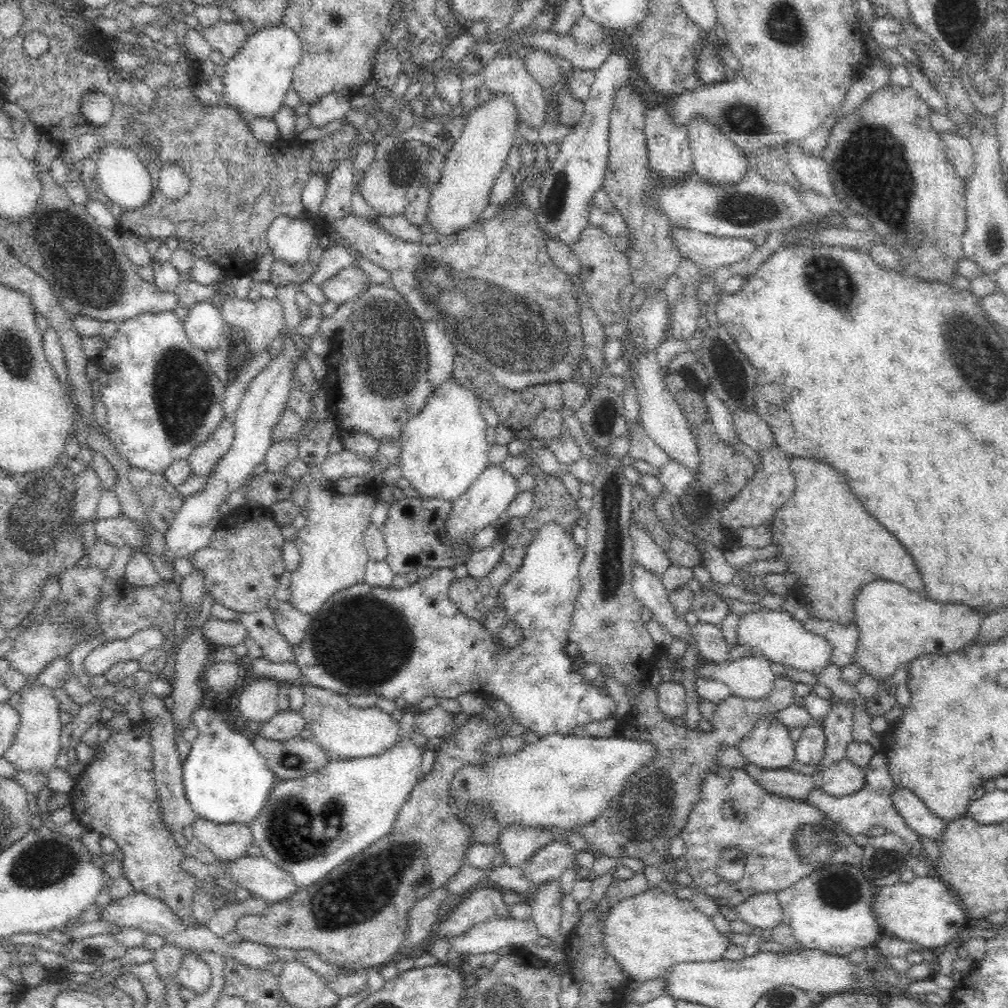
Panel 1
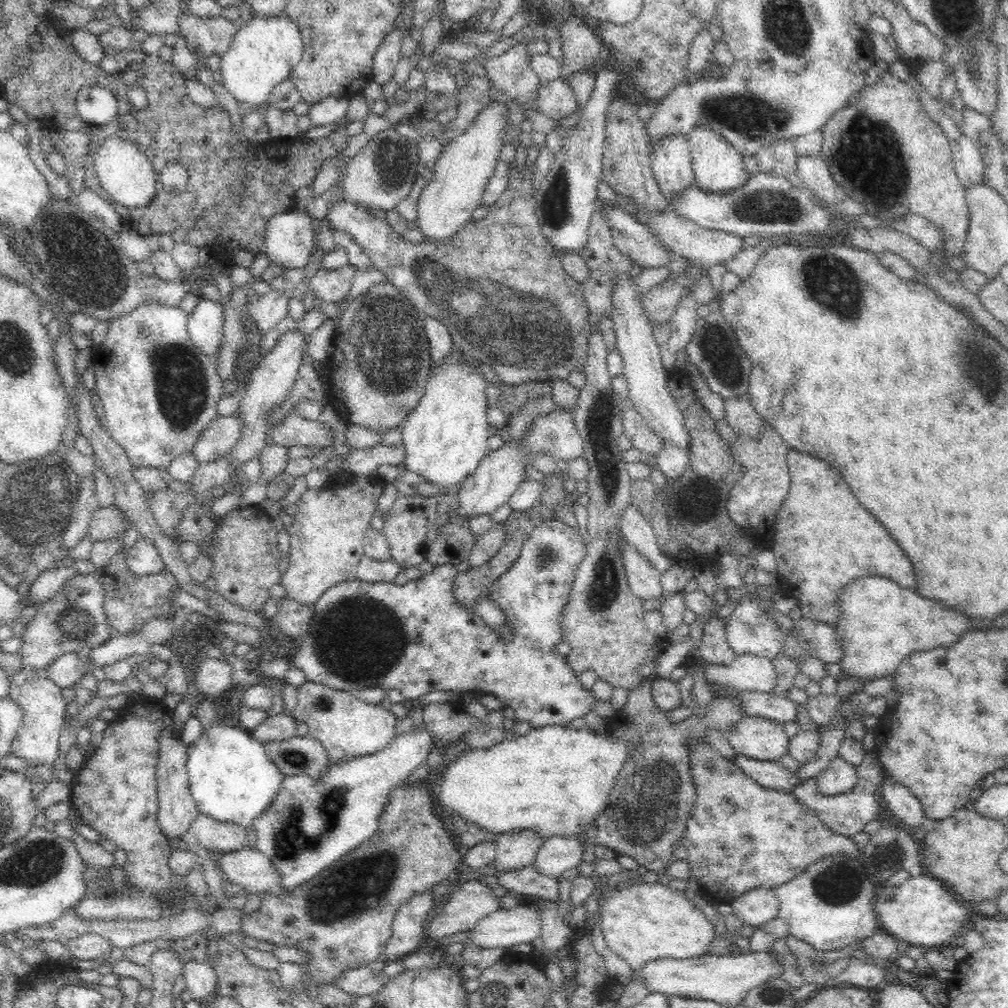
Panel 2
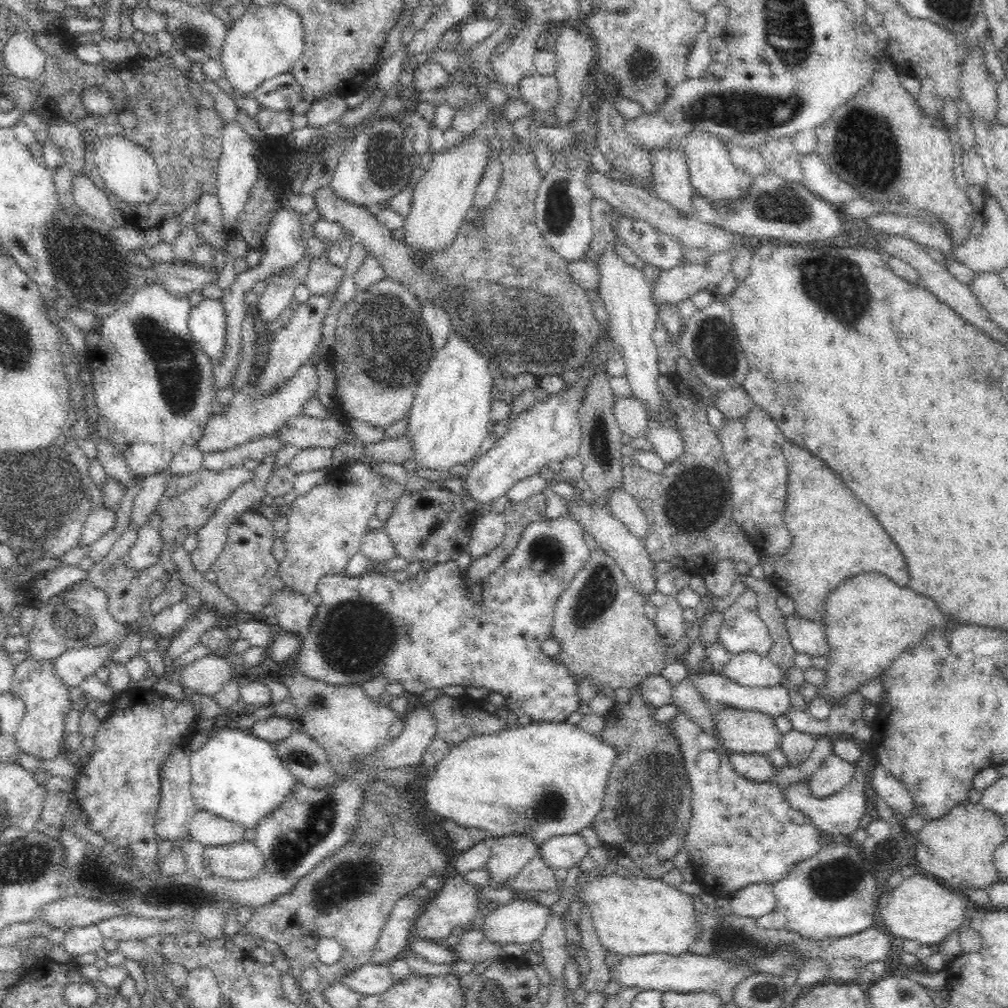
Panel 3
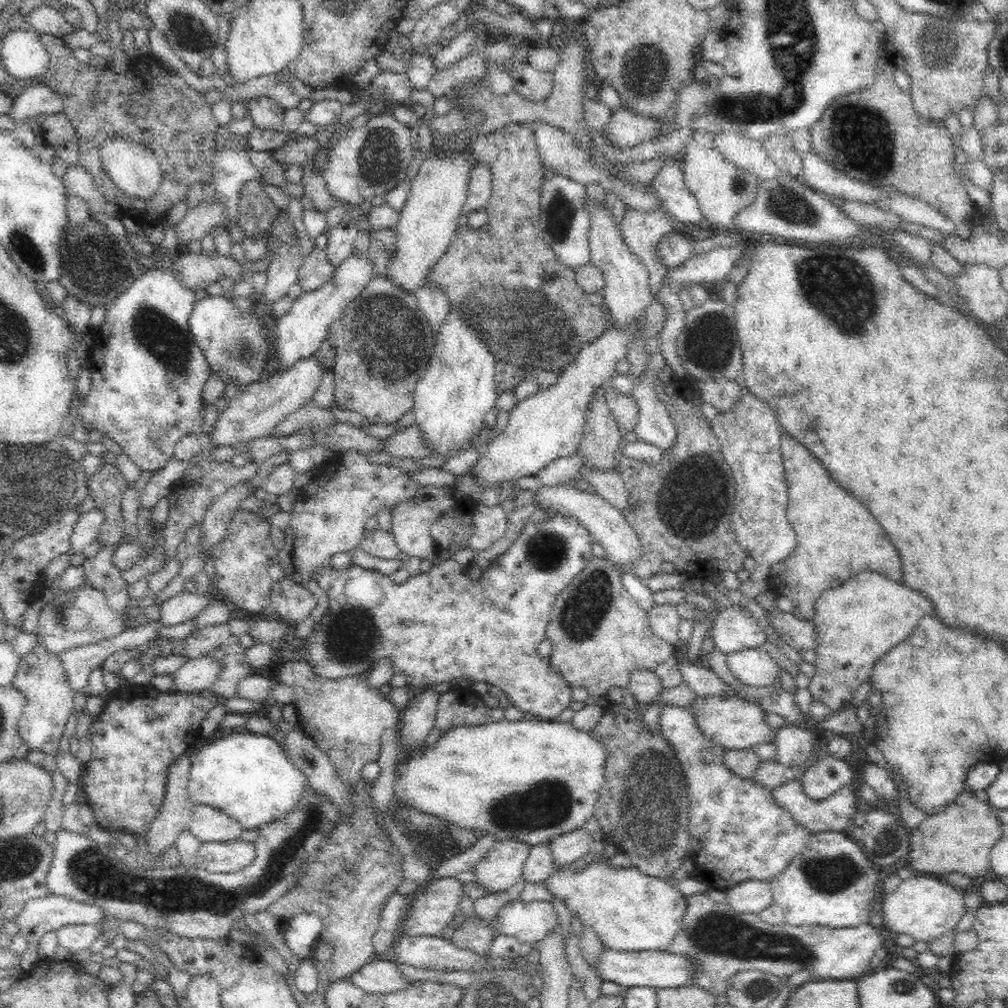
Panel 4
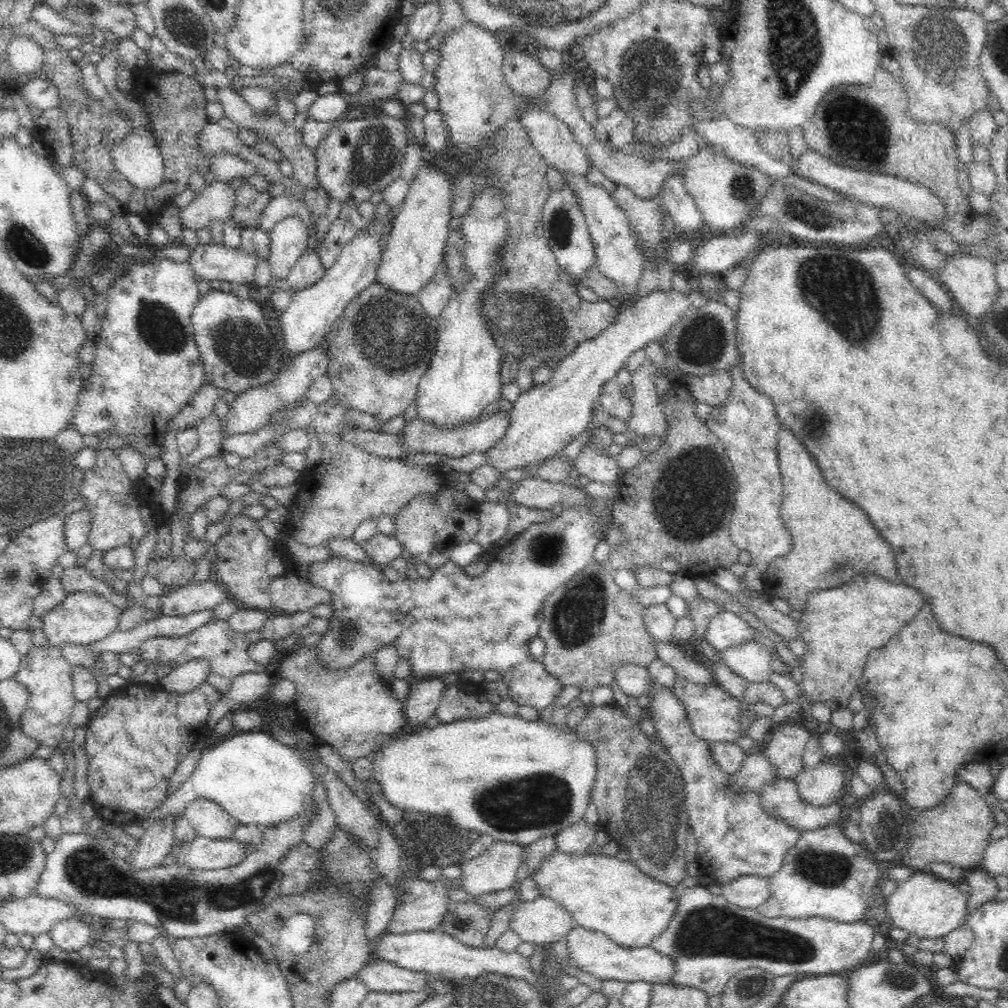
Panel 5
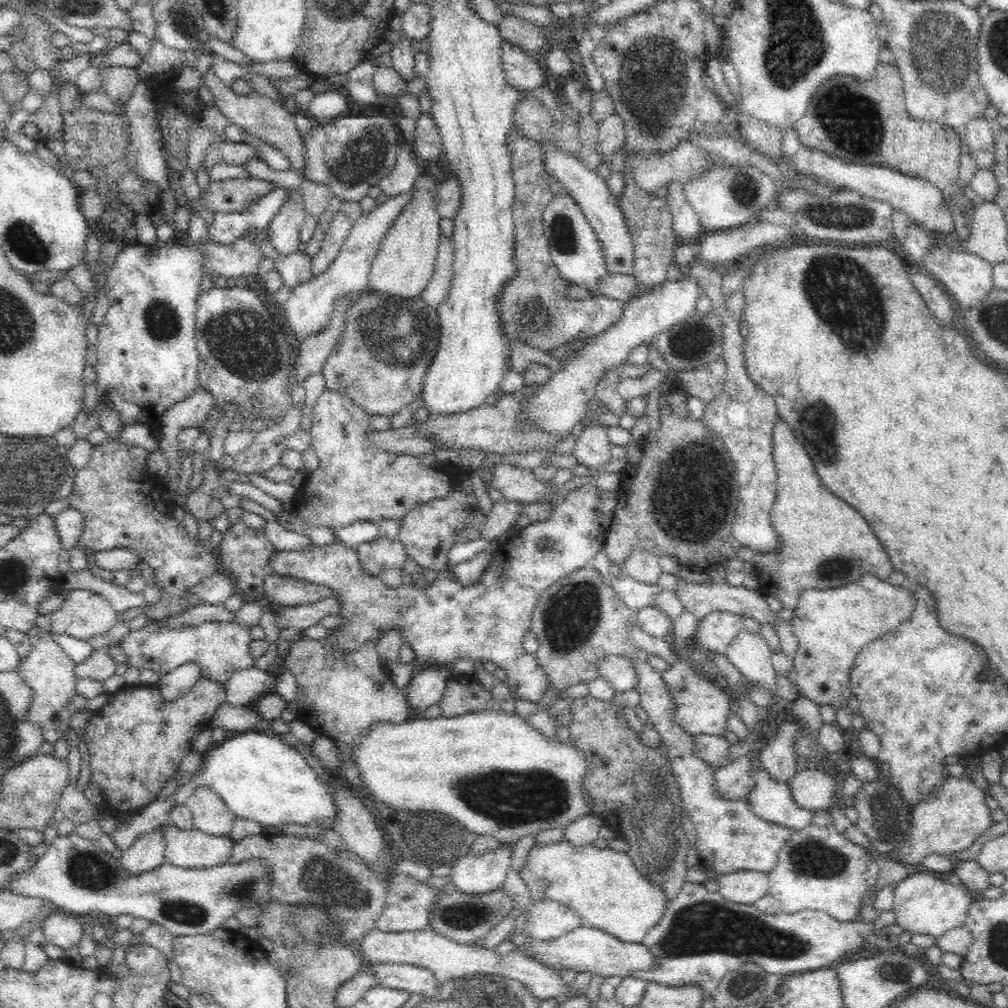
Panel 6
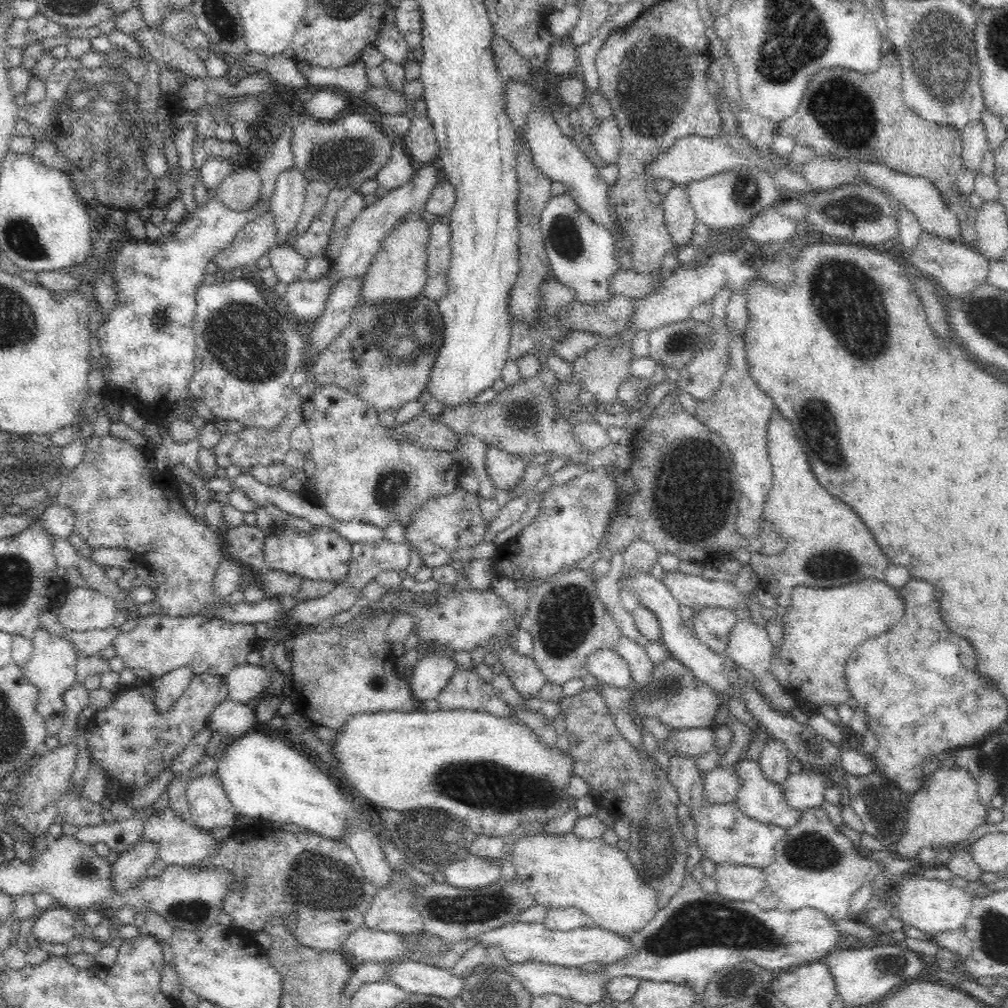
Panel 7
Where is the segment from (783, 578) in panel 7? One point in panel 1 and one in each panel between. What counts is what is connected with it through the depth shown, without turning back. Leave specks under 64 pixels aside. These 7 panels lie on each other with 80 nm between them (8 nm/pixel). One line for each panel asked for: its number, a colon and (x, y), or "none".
1: (836, 548)
2: (824, 541)
3: (833, 537)
4: (837, 538)
5: (834, 541)
6: (827, 544)

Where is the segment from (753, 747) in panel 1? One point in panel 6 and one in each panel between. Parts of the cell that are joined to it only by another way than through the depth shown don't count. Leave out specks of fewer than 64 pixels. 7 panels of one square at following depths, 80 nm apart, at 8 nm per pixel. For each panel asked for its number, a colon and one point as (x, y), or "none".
2: (758, 738)
3: (741, 731)
4: (732, 723)
5: (715, 716)
6: (702, 709)

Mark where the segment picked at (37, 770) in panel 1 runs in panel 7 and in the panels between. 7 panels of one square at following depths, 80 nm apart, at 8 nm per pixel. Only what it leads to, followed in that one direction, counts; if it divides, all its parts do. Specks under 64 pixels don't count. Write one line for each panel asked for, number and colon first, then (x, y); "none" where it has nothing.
2: (37, 741)
3: (41, 732)
4: (40, 678)
5: (44, 672)
6: (47, 670)
7: (51, 669)

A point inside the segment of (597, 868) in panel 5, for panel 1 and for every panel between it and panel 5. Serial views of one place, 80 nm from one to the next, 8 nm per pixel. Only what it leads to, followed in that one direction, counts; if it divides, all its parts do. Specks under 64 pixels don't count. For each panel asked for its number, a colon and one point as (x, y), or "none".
1: (649, 934)
2: (647, 922)
3: (633, 916)
4: (630, 911)

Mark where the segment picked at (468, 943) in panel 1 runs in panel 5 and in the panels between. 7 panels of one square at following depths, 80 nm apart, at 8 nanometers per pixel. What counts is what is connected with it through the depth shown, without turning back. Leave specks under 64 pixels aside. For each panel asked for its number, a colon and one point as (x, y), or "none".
2: (504, 928)
3: (522, 921)
4: (529, 922)
5: (543, 920)

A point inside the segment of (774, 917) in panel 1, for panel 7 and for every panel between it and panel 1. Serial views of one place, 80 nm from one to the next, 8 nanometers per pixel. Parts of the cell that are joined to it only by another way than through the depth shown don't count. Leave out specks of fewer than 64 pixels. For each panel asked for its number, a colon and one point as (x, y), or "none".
2: (758, 906)
3: (756, 900)
4: (749, 897)
5: (747, 892)
6: (743, 887)
7: (738, 883)

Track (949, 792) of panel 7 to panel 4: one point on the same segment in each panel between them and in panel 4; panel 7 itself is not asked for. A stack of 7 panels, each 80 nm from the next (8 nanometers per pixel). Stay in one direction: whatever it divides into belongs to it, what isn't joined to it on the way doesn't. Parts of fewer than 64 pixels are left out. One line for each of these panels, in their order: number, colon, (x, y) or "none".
4: (958, 840)
5: (957, 833)
6: (949, 822)

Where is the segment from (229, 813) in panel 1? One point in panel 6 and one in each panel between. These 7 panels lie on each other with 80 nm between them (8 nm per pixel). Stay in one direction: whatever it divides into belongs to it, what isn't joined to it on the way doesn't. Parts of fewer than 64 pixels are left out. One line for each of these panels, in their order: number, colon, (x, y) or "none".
2: (231, 779)
3: (235, 775)
4: (247, 777)
5: (257, 780)
6: (259, 777)

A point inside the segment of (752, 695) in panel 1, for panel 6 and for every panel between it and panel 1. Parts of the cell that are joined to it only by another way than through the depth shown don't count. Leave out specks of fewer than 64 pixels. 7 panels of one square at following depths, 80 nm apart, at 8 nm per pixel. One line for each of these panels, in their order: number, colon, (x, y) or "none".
2: (747, 674)
3: (749, 669)
4: (751, 667)
5: (751, 661)
6: (749, 653)

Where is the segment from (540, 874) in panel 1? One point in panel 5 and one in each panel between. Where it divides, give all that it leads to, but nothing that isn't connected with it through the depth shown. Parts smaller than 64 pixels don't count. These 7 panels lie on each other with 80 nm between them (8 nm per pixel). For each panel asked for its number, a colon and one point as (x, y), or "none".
2: (558, 854)
3: (559, 852)
4: (569, 847)
5: (575, 840)

